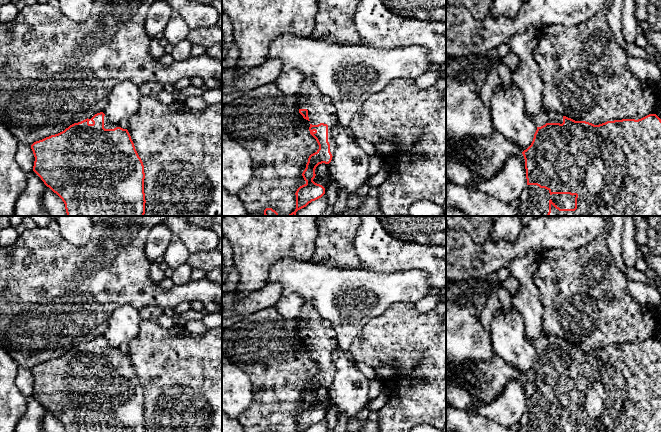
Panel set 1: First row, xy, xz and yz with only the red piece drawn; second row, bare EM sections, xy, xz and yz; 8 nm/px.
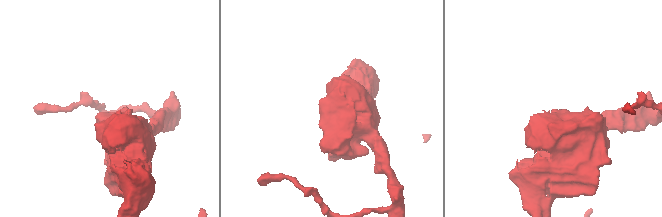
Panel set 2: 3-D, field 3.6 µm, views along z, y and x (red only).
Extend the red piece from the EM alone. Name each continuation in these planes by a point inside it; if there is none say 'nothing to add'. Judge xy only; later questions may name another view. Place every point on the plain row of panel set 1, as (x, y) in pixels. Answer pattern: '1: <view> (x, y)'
1: xy (108, 348)

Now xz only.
1: xz (321, 333)

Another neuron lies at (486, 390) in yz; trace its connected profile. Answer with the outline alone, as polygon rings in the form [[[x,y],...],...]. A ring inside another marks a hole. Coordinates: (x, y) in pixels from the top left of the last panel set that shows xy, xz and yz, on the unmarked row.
[[[495,353],[487,361],[471,361],[460,368],[447,362],[446,370],[452,371],[461,383],[471,389],[482,407],[496,399],[511,380],[523,376]]]

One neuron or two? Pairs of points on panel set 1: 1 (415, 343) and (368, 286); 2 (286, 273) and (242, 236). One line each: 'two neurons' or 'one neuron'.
1: two neurons
2: two neurons

